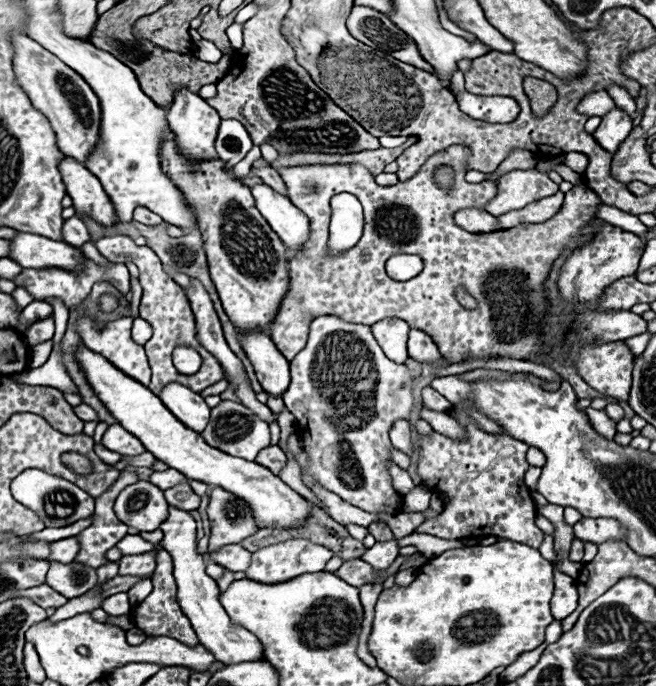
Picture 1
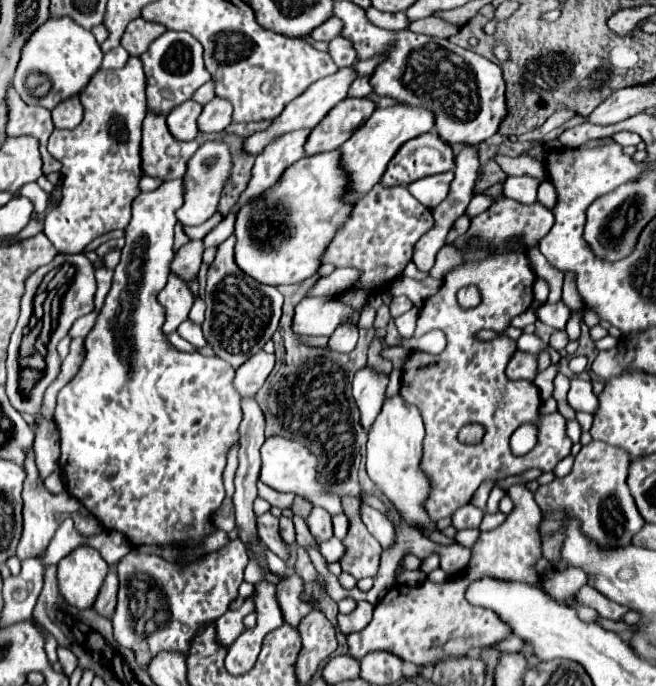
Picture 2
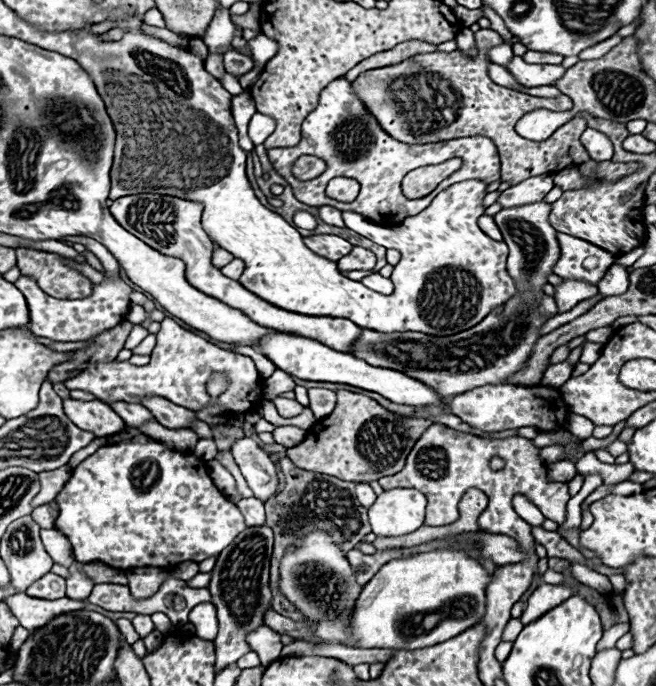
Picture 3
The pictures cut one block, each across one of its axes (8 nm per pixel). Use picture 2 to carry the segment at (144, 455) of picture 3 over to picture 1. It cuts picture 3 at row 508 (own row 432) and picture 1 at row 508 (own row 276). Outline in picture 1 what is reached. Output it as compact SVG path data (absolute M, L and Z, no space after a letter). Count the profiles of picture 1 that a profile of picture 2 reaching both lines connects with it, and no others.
M138 480L118 494L114 512L126 526L152 532L168 516L168 502L160 488L152 486L148 480Z

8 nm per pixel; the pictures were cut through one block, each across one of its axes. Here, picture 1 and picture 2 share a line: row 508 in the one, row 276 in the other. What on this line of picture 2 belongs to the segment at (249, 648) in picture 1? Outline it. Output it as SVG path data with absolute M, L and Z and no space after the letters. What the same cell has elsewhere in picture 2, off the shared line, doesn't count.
M170 274L168 284L158 294L158 300L166 308L164 334L172 334L184 320L188 320L188 312L194 302L192 290L188 288L186 280L182 280L176 274Z

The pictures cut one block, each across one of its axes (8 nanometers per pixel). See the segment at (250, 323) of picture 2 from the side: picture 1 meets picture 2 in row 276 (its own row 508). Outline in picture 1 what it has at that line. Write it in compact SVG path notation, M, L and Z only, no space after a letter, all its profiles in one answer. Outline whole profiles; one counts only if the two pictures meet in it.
M224 488L212 490L208 504L208 520L210 520L208 552L220 550L230 544L240 544L242 540L260 530L250 506Z

